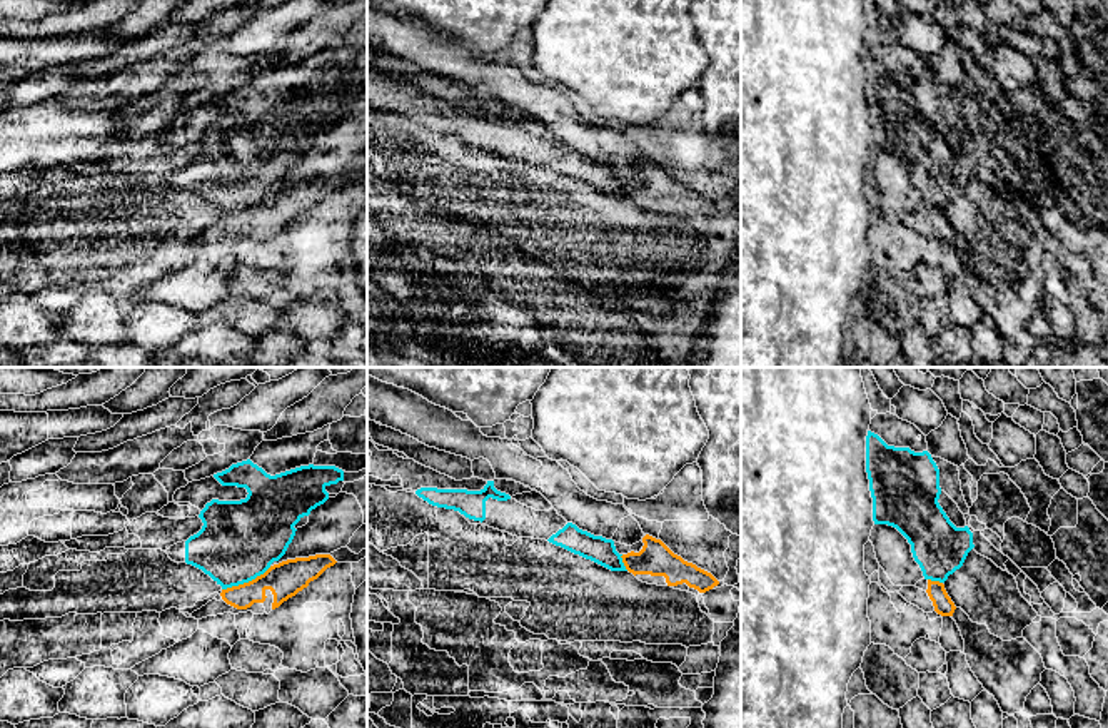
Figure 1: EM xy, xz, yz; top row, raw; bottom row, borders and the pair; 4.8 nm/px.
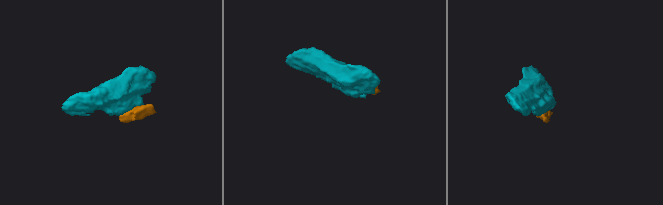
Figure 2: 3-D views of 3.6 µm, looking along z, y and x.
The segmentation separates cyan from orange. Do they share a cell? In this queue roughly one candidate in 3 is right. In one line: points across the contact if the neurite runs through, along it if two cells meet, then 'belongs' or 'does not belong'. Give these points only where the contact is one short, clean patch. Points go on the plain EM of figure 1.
border xy (271, 192), (247, 207), (222, 216); does not belong

